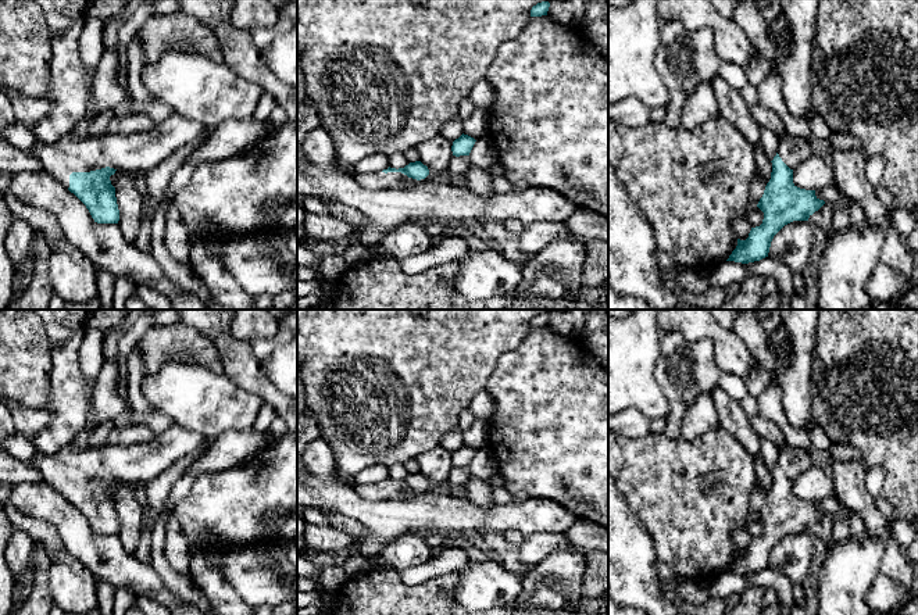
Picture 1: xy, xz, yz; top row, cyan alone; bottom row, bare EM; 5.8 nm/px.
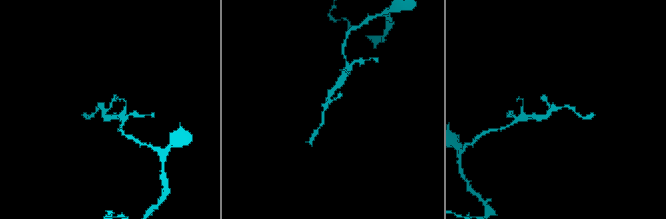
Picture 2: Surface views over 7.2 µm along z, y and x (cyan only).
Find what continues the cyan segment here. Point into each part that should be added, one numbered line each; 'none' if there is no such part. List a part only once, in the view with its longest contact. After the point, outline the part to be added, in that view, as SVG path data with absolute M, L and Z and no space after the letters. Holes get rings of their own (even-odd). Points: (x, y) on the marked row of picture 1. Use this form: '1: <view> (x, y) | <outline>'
1: xy (140, 152) | M172 114L151 130L135 133L104 133L79 139L68 133L53 143L36 140L33 154L43 168L64 187L69 187L72 172L90 172L106 167L149 172L186 143L204 140L210 130L181 114Z

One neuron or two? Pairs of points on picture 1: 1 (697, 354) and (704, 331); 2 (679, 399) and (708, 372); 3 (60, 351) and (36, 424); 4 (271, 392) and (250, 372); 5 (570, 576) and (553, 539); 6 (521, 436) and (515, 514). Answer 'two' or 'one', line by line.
1: two
2: one
3: one
4: one
5: two
6: two

